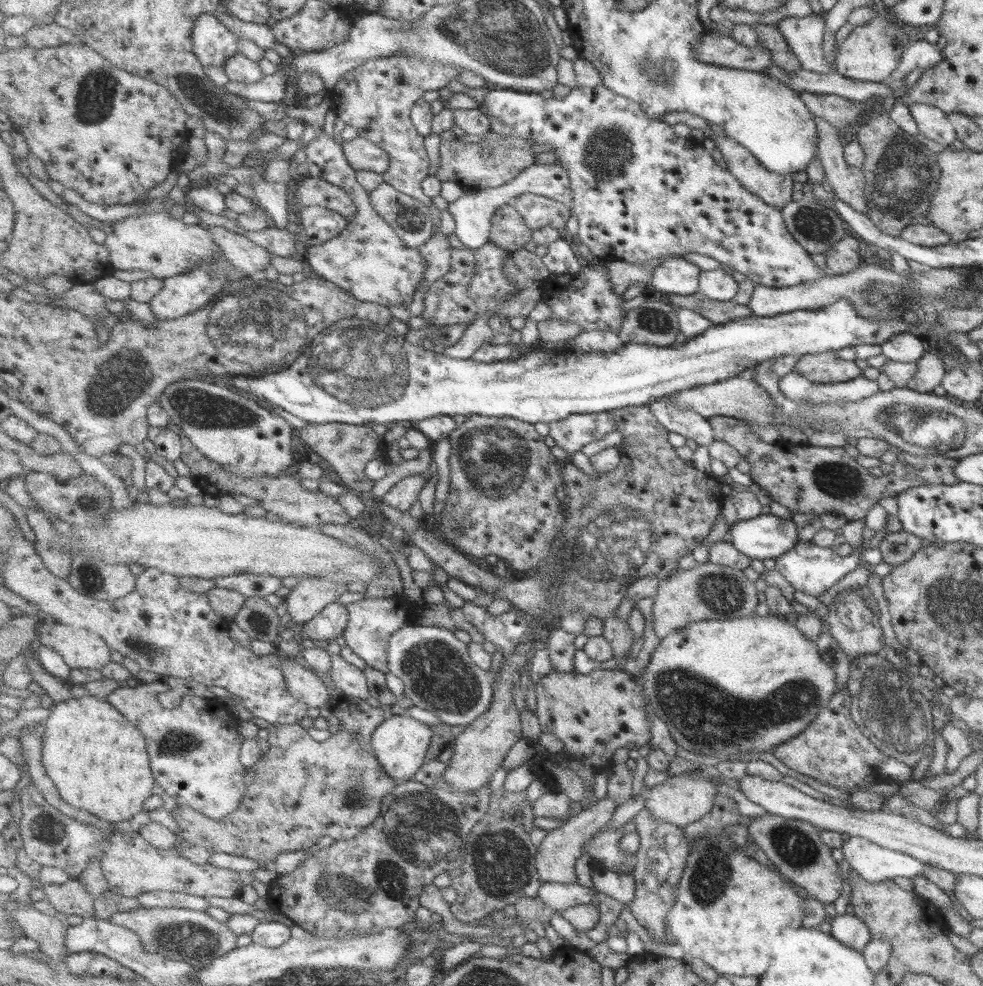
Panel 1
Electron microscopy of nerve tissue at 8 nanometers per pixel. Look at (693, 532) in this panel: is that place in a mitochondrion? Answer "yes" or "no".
no

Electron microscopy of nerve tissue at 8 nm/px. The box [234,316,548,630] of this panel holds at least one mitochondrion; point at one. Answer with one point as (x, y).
(357, 362)

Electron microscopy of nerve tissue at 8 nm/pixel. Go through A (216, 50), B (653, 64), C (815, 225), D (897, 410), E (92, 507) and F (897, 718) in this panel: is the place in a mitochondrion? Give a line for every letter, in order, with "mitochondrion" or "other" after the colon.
A: other
B: mitochondrion
C: mitochondrion
D: mitochondrion
E: mitochondrion
F: mitochondrion

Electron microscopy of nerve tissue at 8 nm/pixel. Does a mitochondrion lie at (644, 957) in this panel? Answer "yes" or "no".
no

